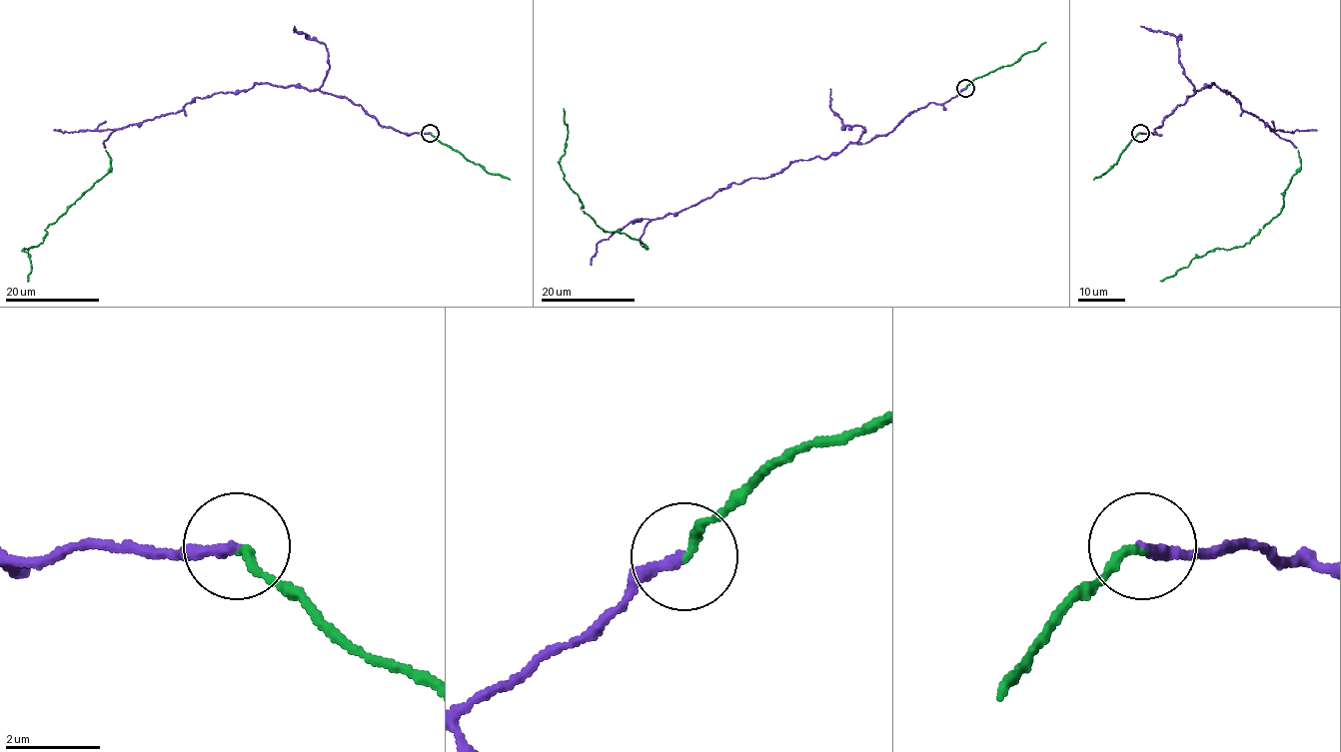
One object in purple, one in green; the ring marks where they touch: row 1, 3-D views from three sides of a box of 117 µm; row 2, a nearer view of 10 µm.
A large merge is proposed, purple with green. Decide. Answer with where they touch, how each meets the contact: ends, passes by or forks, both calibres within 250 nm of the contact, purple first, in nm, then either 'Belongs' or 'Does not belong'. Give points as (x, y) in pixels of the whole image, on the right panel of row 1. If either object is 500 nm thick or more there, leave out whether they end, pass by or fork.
Place: (1140, 133). At the ring purple ends. At the ring green ends. Thickness 240 nm (purple) against 180 nm. Belongs

